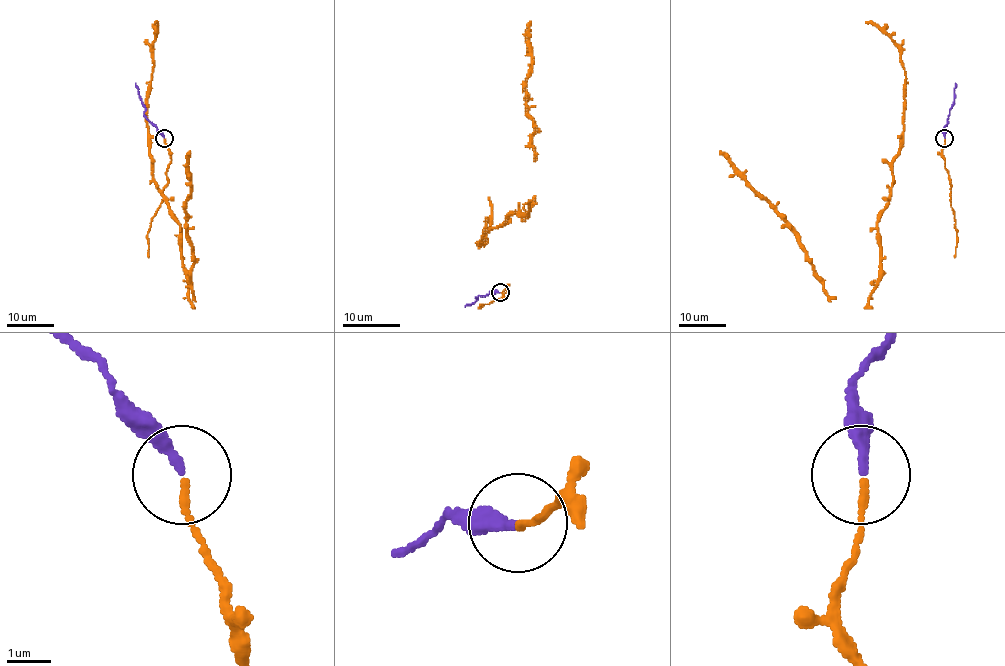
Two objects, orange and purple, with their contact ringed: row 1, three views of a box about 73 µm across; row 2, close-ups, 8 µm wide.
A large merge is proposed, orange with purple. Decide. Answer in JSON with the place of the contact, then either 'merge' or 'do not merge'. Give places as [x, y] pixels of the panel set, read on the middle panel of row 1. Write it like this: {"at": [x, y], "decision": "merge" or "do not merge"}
{"at": [500, 292], "decision": "merge"}

